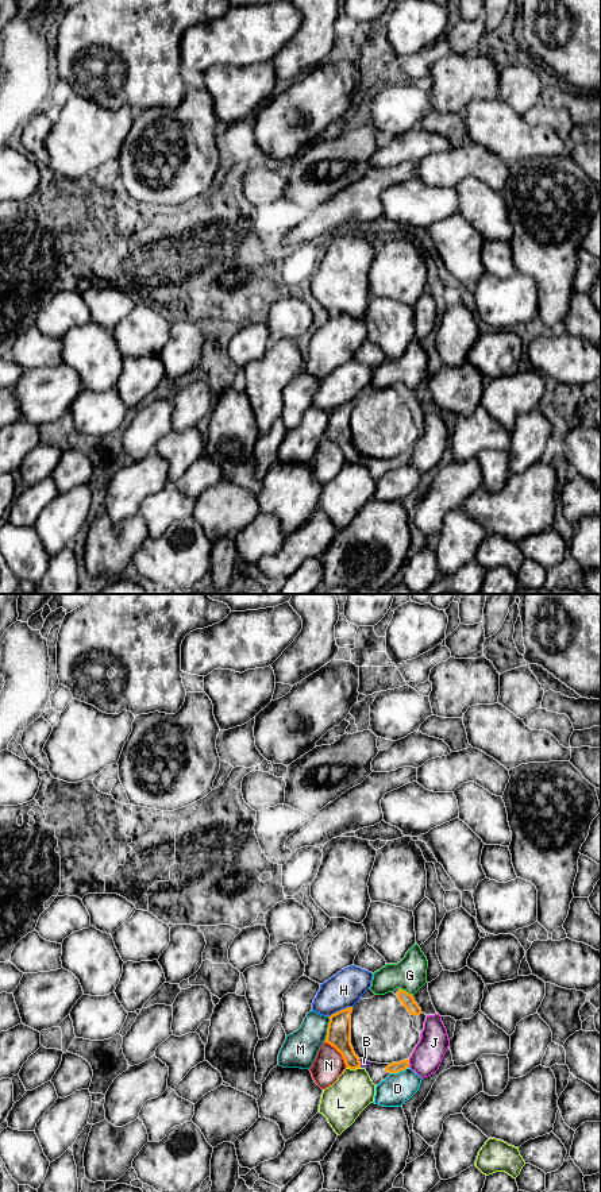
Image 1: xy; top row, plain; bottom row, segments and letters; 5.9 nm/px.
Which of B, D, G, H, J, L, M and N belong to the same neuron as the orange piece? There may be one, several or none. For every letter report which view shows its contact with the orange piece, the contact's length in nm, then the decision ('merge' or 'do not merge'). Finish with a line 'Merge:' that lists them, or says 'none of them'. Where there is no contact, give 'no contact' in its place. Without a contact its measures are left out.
B: meets orange in xy; contact 60 nm long; merge
D: meets orange in xy; contact 120 nm long; do not merge
G: meets orange in xy; contact 80 nm long; do not merge
H: meets orange in xy; contact 160 nm long; do not merge
J: meets orange in xy; contact 60 nm long; do not merge
L: meets orange in xy; contact 90 nm long; do not merge
M: meets orange in xy; contact 160 nm long; do not merge
N: meets orange in xy; contact 200 nm long; do not merge
Merge: B

